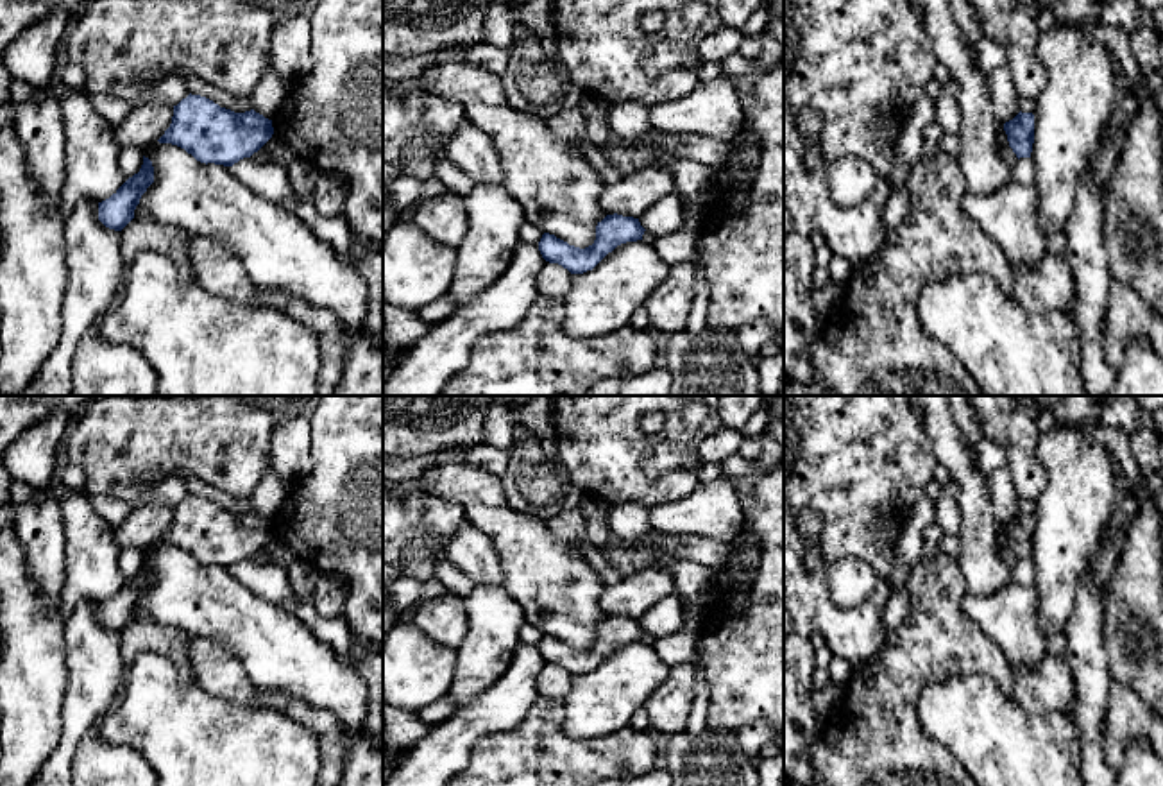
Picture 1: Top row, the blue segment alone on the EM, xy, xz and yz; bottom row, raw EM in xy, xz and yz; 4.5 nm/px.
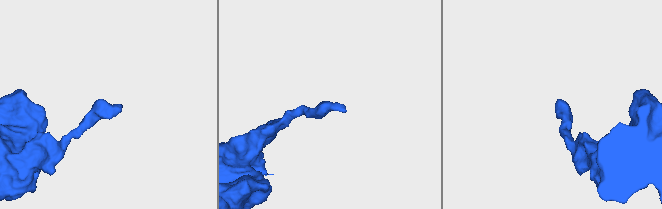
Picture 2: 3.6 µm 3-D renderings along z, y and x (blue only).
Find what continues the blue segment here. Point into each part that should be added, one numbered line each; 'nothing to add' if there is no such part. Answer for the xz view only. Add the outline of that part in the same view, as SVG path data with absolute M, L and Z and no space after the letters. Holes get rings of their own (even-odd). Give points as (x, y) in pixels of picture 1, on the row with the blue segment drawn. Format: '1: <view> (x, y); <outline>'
nothing to add

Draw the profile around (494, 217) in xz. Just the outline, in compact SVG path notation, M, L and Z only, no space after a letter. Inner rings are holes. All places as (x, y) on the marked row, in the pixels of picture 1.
M472 184L465 195L465 213L469 226L456 247L447 290L456 308L469 304L506 270L526 220L522 206L503 184Z

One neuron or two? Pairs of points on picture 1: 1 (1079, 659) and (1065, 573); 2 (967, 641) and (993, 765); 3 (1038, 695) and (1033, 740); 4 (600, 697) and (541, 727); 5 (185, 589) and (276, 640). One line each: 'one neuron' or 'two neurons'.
1: two neurons
2: two neurons
3: two neurons
4: two neurons
5: one neuron

